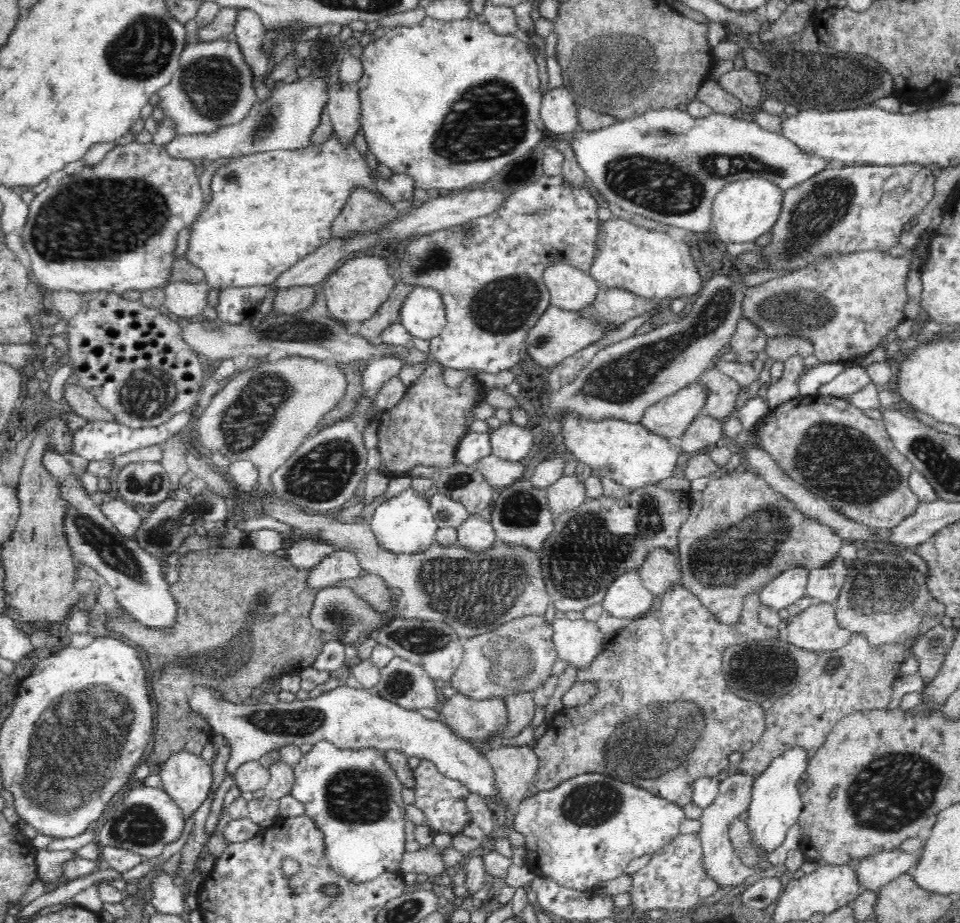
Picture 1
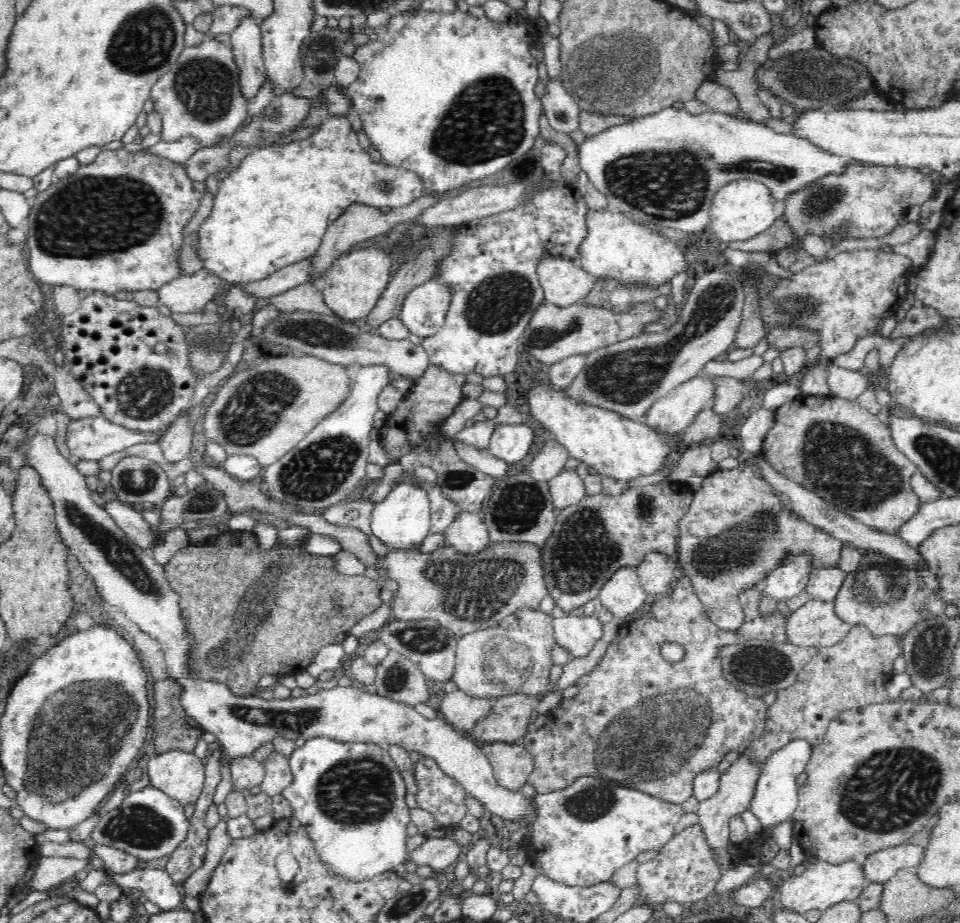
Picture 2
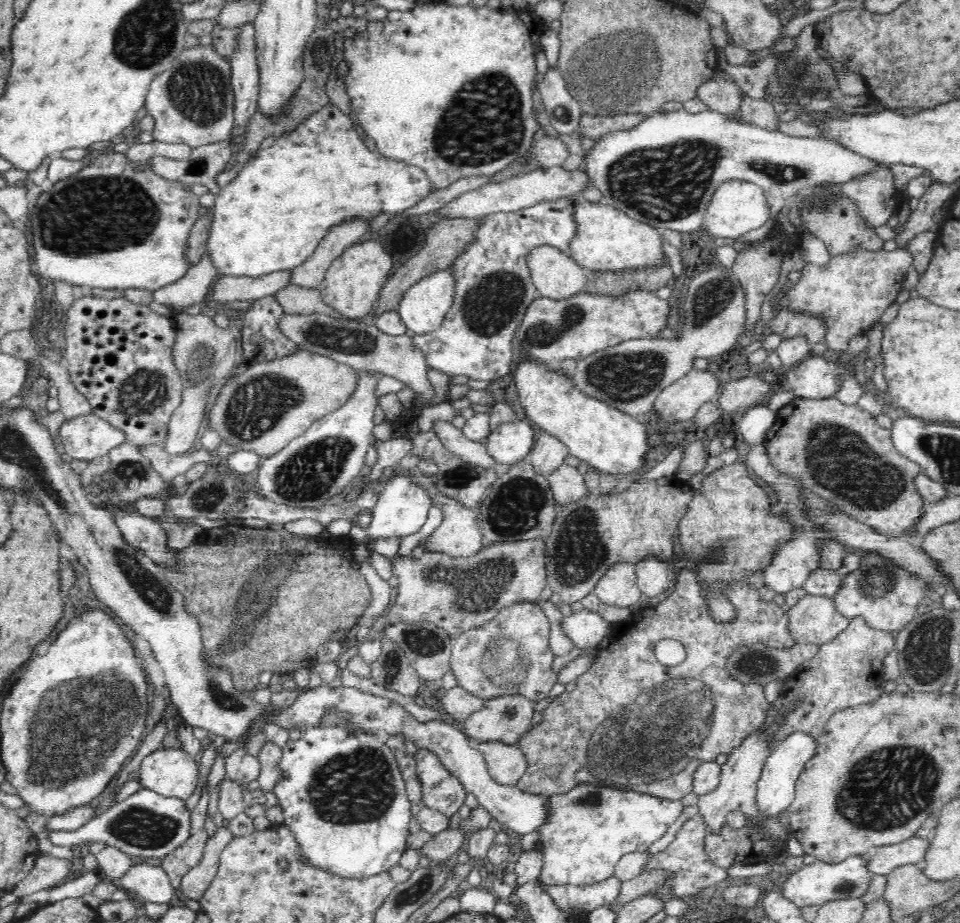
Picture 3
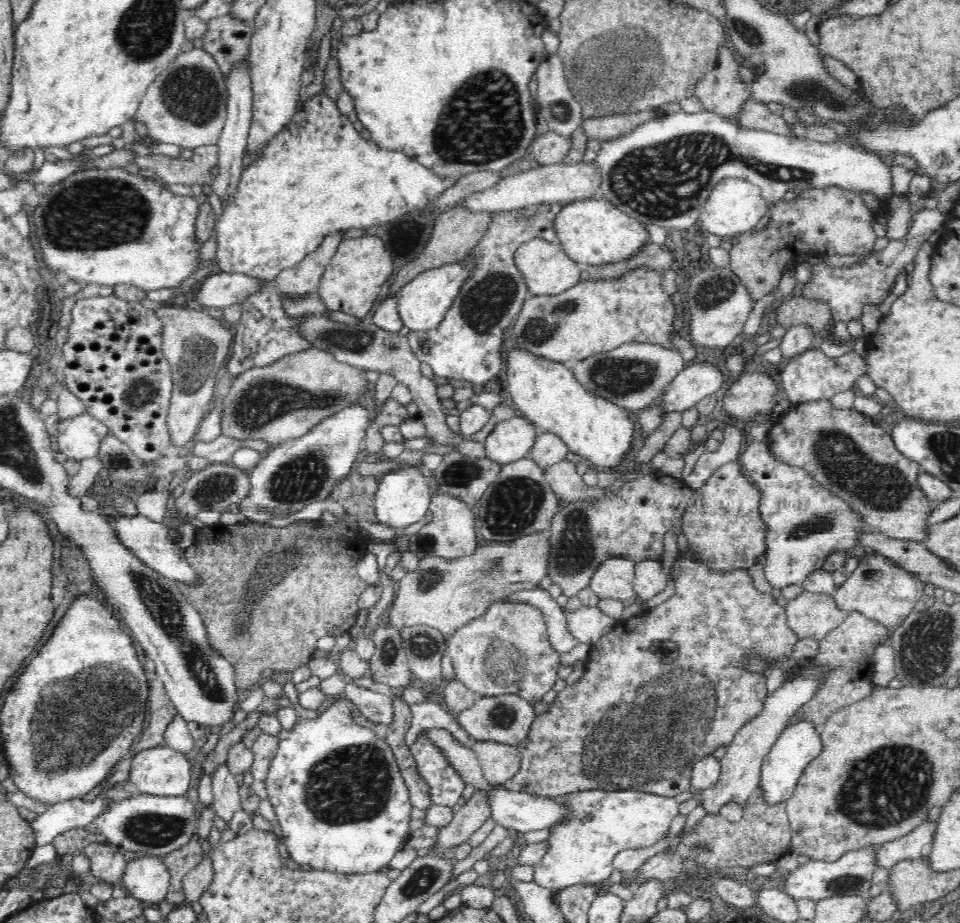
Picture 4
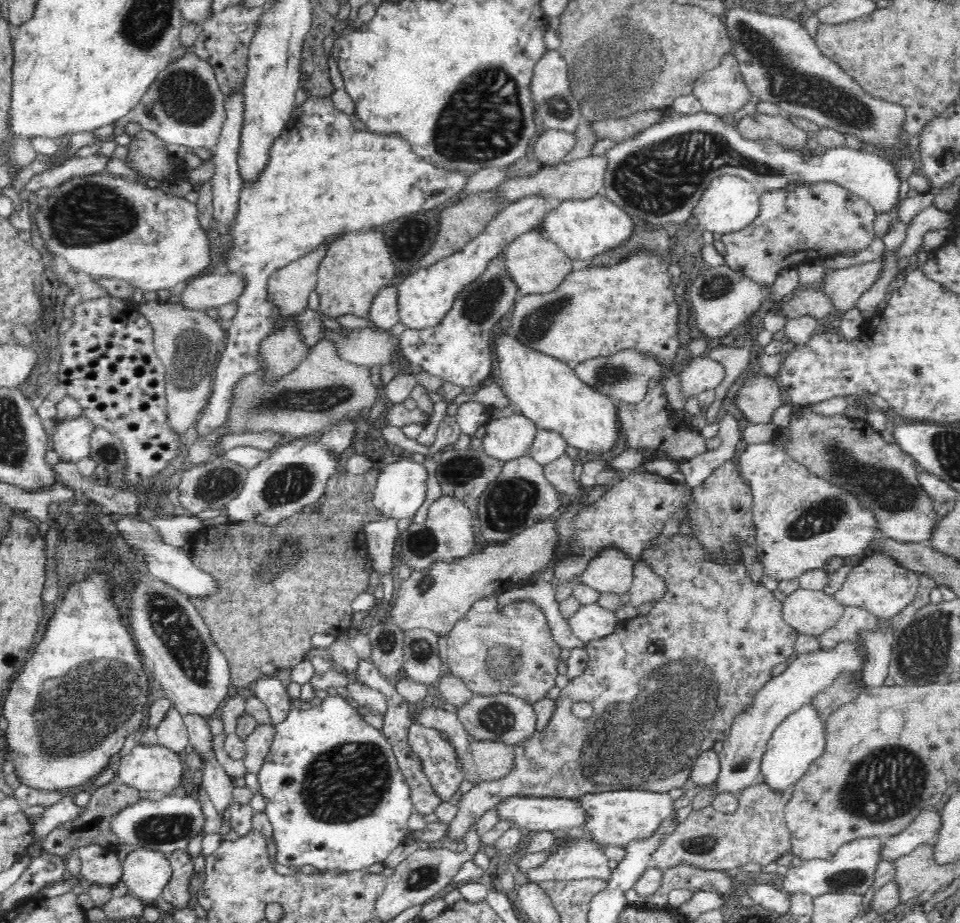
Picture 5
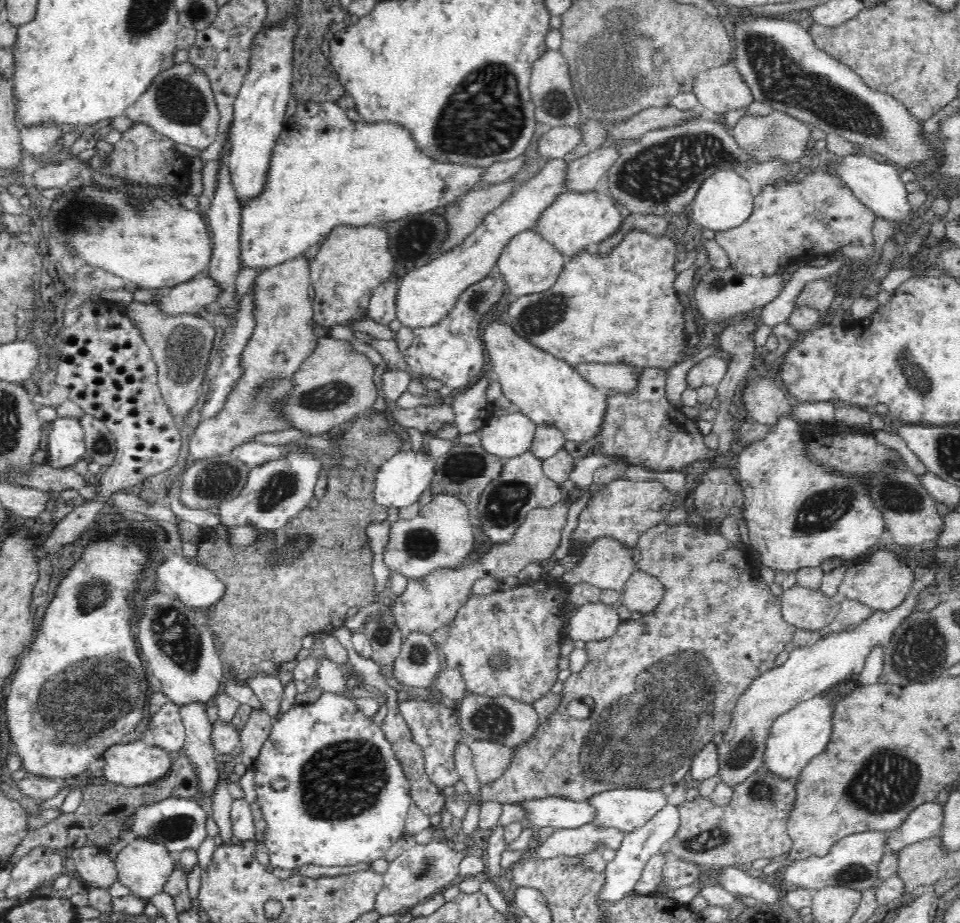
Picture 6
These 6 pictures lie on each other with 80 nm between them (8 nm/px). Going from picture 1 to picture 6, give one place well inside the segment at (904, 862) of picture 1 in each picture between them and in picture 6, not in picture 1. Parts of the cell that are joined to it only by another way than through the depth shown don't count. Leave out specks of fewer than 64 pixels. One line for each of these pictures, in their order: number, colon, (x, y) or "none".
2: (879, 866)
3: (882, 859)
4: (919, 841)
5: (923, 829)
6: (926, 819)

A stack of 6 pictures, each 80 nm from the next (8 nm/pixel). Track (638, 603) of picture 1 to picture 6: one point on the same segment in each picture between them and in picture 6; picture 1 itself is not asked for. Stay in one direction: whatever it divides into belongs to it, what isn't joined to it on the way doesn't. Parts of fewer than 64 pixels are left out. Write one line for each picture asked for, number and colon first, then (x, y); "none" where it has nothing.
2: (621, 594)
3: (617, 587)
4: (614, 578)
5: (610, 571)
6: (607, 564)

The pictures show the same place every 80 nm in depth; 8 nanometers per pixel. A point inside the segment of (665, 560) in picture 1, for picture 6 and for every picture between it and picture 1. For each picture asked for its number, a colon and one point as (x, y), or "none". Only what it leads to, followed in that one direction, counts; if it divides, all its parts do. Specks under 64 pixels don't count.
2: (656, 572)
3: (652, 580)
4: (650, 580)
5: (646, 587)
6: (642, 593)

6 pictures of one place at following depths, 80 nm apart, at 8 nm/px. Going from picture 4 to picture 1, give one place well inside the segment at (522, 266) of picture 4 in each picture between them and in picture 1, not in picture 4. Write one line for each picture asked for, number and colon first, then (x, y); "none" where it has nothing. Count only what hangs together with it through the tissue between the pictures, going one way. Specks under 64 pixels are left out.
1: (569, 288)
2: (563, 281)
3: (554, 274)

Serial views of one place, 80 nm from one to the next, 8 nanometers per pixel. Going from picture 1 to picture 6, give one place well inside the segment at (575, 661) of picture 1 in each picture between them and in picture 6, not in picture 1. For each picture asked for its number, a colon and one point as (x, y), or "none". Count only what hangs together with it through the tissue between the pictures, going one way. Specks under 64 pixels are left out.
2: (579, 633)
3: (586, 628)
4: (588, 623)
5: (590, 622)
6: (595, 621)

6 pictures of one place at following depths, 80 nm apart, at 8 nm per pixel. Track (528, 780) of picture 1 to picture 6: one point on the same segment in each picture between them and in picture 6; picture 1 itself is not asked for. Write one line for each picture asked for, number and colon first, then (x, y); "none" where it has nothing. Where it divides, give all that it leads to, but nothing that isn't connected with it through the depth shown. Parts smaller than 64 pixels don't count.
2: (511, 763)
3: (505, 763)
4: (498, 761)
5: (494, 759)
6: (490, 759)

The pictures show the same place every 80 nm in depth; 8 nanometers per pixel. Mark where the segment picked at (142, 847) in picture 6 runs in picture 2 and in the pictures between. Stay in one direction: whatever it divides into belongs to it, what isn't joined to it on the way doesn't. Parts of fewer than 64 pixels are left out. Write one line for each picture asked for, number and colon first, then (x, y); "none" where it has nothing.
2: (156, 885)
3: (151, 883)
4: (147, 878)
5: (145, 871)

